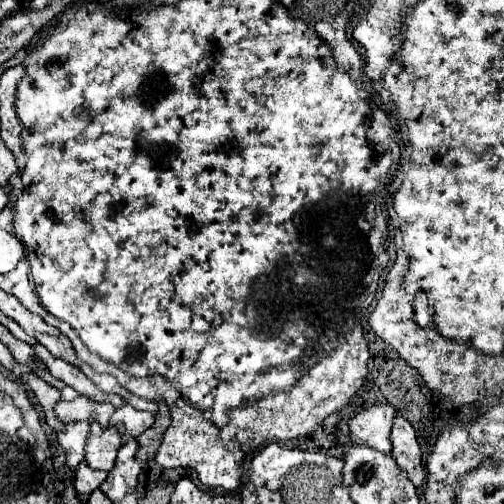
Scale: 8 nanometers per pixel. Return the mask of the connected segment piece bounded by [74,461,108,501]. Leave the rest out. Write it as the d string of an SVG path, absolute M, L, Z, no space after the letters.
M82 461L76 469L76 477L74 477L74 487L76 487L76 493L82 501L86 501L90 497L90 493L94 489L100 487L100 483L106 479L106 471L96 471L96 469L90 469L86 461Z

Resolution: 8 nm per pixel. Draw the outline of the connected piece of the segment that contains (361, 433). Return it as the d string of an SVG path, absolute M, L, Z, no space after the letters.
M376 403L356 413L348 425L356 443L366 443L378 451L390 453L390 427L396 409L390 403Z

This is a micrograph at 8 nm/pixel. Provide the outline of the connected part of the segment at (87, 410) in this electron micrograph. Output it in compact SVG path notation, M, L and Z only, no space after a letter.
M82 395L76 397L74 401L58 401L54 407L54 413L58 415L58 419L62 423L92 421L96 417L96 421L102 427L108 427L112 411L114 411L114 407L110 403L98 403L98 401L92 401Z

